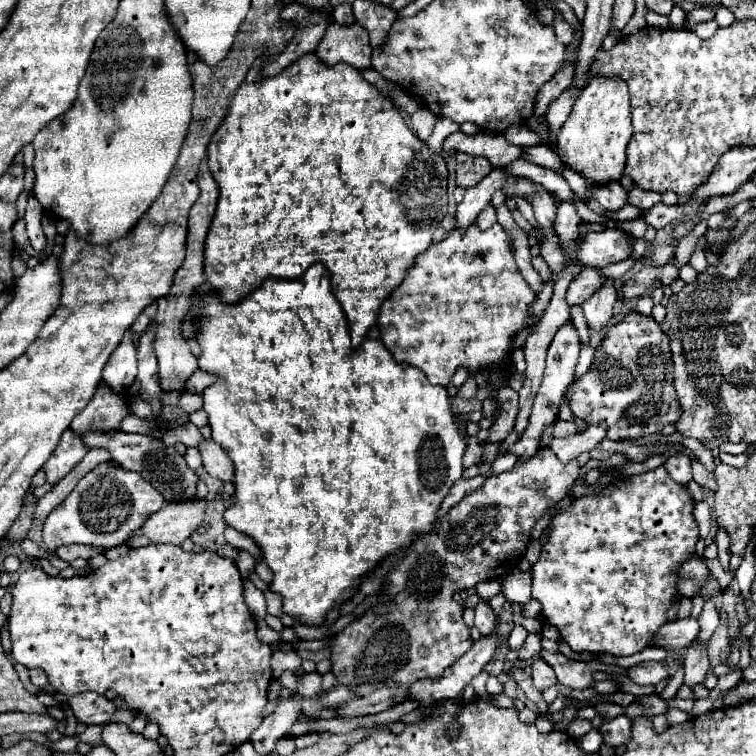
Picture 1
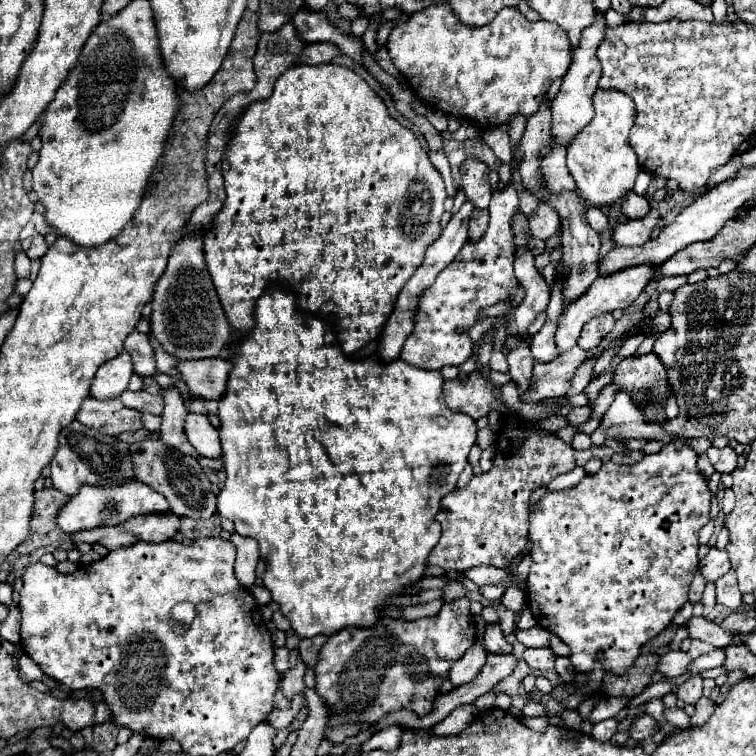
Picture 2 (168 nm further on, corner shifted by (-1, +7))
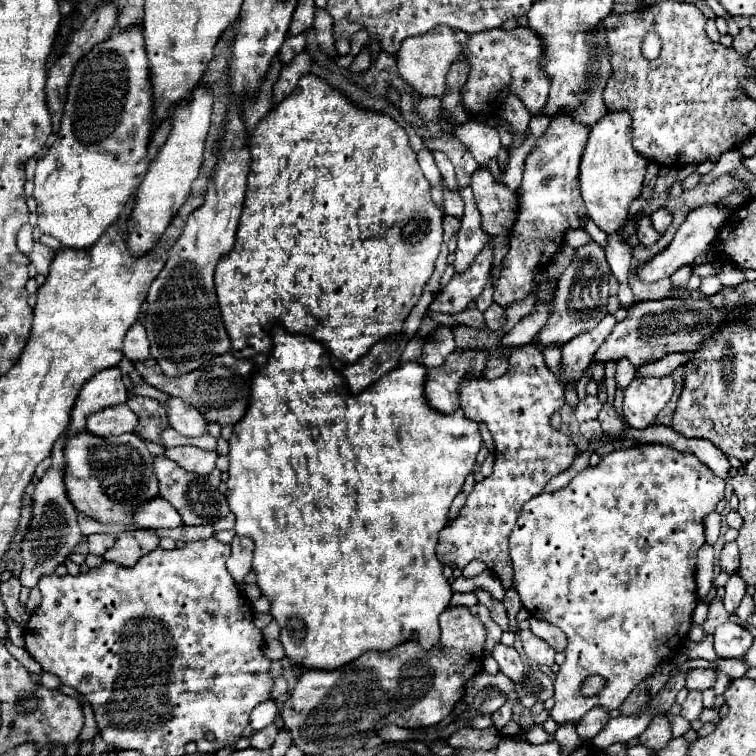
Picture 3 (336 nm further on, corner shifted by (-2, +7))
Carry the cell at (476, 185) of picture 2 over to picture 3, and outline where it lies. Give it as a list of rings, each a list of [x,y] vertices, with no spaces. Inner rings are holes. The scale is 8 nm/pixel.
[[[477,168],[471,176],[471,188],[481,212],[481,226],[489,236],[509,234],[515,224],[517,196],[507,186],[493,180],[487,168]]]

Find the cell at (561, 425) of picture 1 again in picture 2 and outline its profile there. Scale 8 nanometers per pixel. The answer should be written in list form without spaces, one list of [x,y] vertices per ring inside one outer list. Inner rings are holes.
[[[580,406],[580,408],[572,408],[572,412],[568,414],[568,420],[572,422],[572,426],[580,426],[584,422],[588,422],[592,416],[592,408],[590,406]]]

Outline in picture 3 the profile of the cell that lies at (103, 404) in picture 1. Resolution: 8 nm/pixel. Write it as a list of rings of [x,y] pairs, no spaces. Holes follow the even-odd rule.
[[[125,402],[87,416],[87,430],[95,436],[119,436],[125,432],[135,432],[135,424],[139,424],[139,418],[135,412],[131,412],[131,408],[127,408]]]

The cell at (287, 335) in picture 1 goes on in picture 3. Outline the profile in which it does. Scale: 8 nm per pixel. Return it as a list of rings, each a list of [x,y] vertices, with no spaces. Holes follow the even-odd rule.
[[[275,326],[271,330],[271,340],[273,340],[273,348],[269,352],[269,358],[267,358],[267,364],[259,366],[253,370],[253,376],[251,376],[251,400],[249,400],[249,406],[247,406],[247,412],[245,416],[233,424],[233,436],[229,440],[229,480],[227,480],[227,502],[229,502],[229,510],[235,514],[235,534],[241,534],[241,536],[249,536],[253,538],[255,542],[255,556],[253,556],[253,570],[257,572],[257,586],[261,588],[263,596],[269,598],[271,602],[271,614],[273,618],[279,622],[281,626],[281,644],[285,648],[285,656],[293,660],[293,664],[303,664],[305,668],[323,668],[323,670],[333,670],[333,668],[339,668],[351,660],[355,660],[359,654],[367,652],[367,650],[389,650],[401,642],[405,642],[411,632],[417,632],[419,634],[419,644],[429,650],[435,646],[435,642],[439,640],[439,624],[437,624],[437,618],[439,614],[449,606],[449,600],[453,596],[451,592],[451,584],[447,582],[447,578],[443,576],[443,564],[437,560],[435,556],[435,546],[437,546],[437,534],[439,530],[447,524],[447,512],[449,512],[449,506],[453,502],[453,498],[457,496],[457,492],[461,490],[467,474],[473,470],[475,466],[475,458],[477,458],[477,452],[483,444],[483,438],[479,434],[479,426],[477,422],[469,420],[463,416],[461,410],[455,410],[451,414],[443,414],[443,412],[437,412],[433,406],[429,406],[427,402],[427,396],[425,396],[425,380],[427,380],[427,368],[421,364],[421,362],[403,362],[399,364],[395,370],[391,370],[387,376],[381,378],[381,382],[377,382],[377,386],[373,388],[367,388],[365,392],[361,394],[351,394],[349,388],[347,388],[347,382],[343,380],[343,376],[331,366],[331,354],[327,352],[327,348],[323,348],[323,344],[319,344],[317,340],[311,340],[303,334],[291,334],[291,332],[285,332],[281,326]]]

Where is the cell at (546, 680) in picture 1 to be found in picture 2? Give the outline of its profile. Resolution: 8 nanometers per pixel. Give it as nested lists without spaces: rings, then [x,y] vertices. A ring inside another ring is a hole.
[[[526,648],[526,650],[524,650],[524,660],[526,660],[526,664],[528,664],[530,668],[548,672],[548,670],[554,668],[556,654],[554,654],[550,648]]]

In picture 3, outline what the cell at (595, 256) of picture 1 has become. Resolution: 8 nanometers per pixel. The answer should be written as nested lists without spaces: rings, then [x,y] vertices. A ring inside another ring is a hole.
[[[667,208],[655,210],[655,212],[651,214],[651,222],[653,222],[653,228],[663,234],[663,232],[667,230],[667,226],[671,224],[671,214],[669,214],[669,210],[667,210]]]

